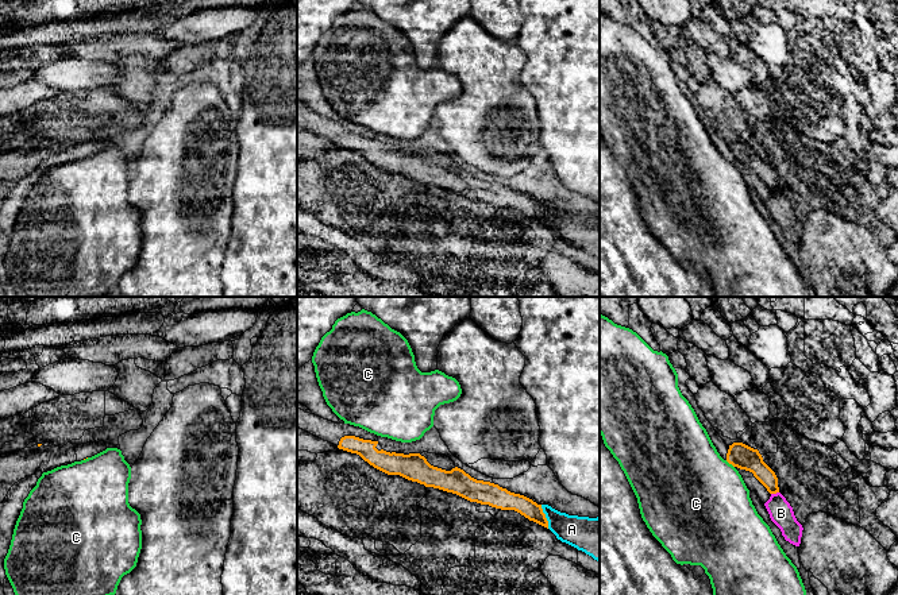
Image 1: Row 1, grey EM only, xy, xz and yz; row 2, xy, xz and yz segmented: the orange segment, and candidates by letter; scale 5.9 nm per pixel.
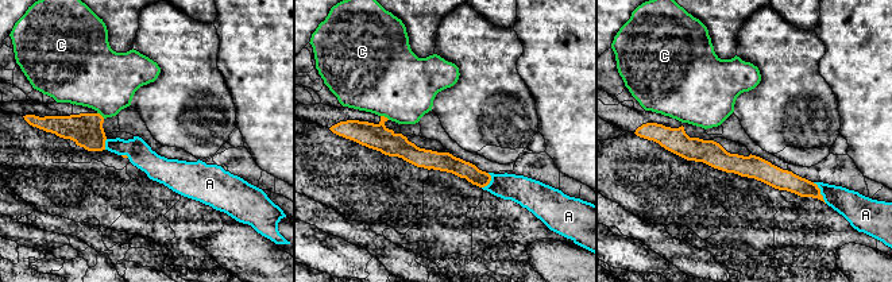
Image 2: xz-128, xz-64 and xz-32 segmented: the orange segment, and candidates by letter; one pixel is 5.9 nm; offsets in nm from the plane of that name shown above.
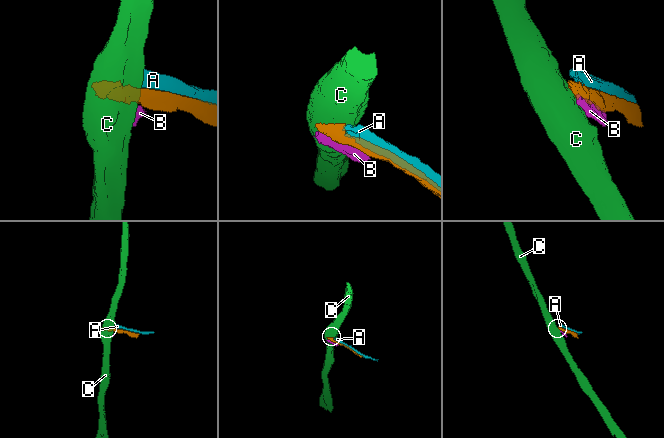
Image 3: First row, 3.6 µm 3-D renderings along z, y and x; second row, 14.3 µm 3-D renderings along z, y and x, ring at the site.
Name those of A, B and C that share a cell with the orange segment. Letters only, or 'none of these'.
none of these

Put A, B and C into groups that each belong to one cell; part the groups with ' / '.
A / B / C

